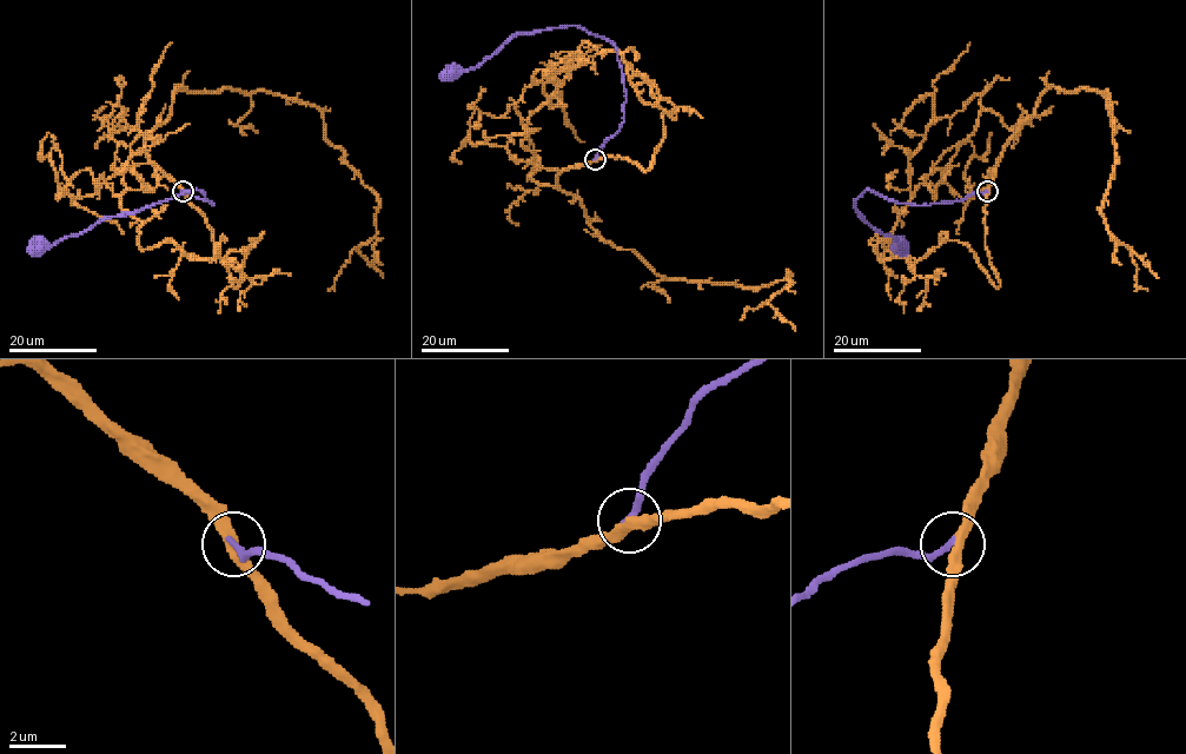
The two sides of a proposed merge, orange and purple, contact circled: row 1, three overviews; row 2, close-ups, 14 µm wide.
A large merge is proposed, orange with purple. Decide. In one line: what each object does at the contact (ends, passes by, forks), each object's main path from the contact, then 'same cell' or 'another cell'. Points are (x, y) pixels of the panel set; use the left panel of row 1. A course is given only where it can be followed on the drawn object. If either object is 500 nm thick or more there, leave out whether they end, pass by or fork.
orange passes by; purple ends there; orange runs (183, 191), (234, 288), (264, 232), (223, 259), (141, 250), (120, 206), (171, 43); purple runs (183, 190), (213, 205), (198, 190), (183, 192), (133, 212), (104, 217), (81, 233), (38, 246); same cell

